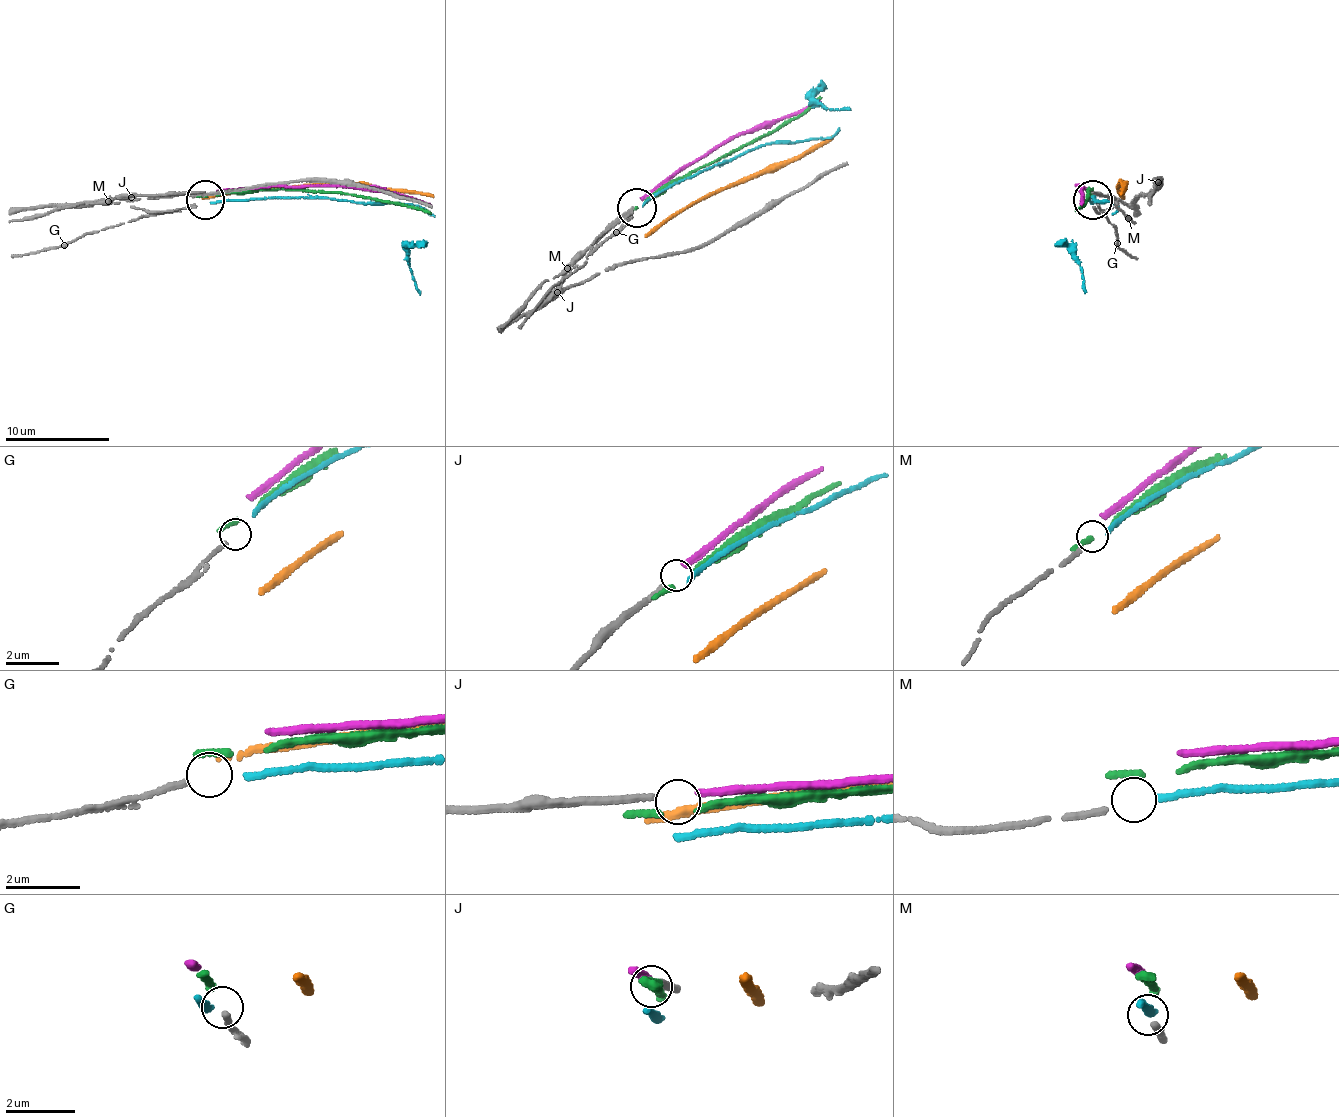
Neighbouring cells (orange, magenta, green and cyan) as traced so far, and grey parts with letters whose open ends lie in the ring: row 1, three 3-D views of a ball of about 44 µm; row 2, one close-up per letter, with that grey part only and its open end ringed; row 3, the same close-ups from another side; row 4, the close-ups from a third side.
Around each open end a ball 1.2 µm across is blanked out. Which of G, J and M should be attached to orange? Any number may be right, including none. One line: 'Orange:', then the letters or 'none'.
Orange: none

